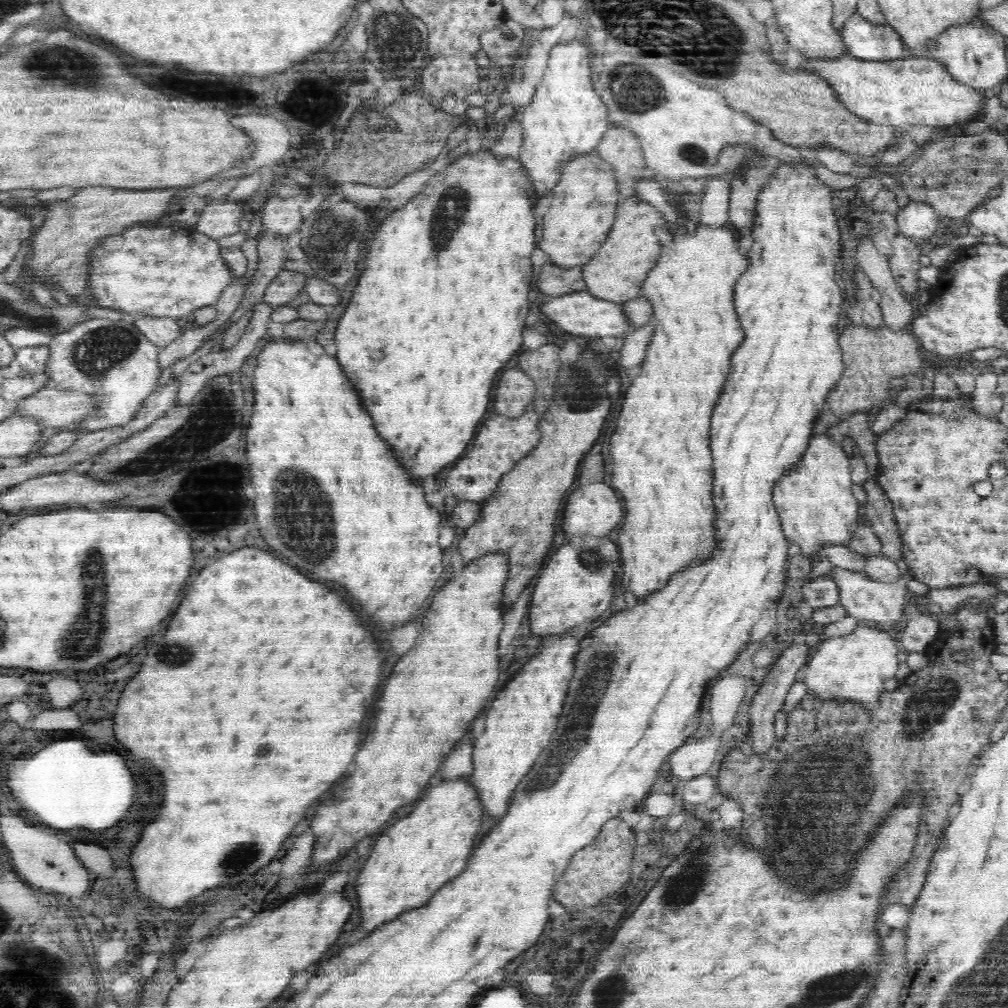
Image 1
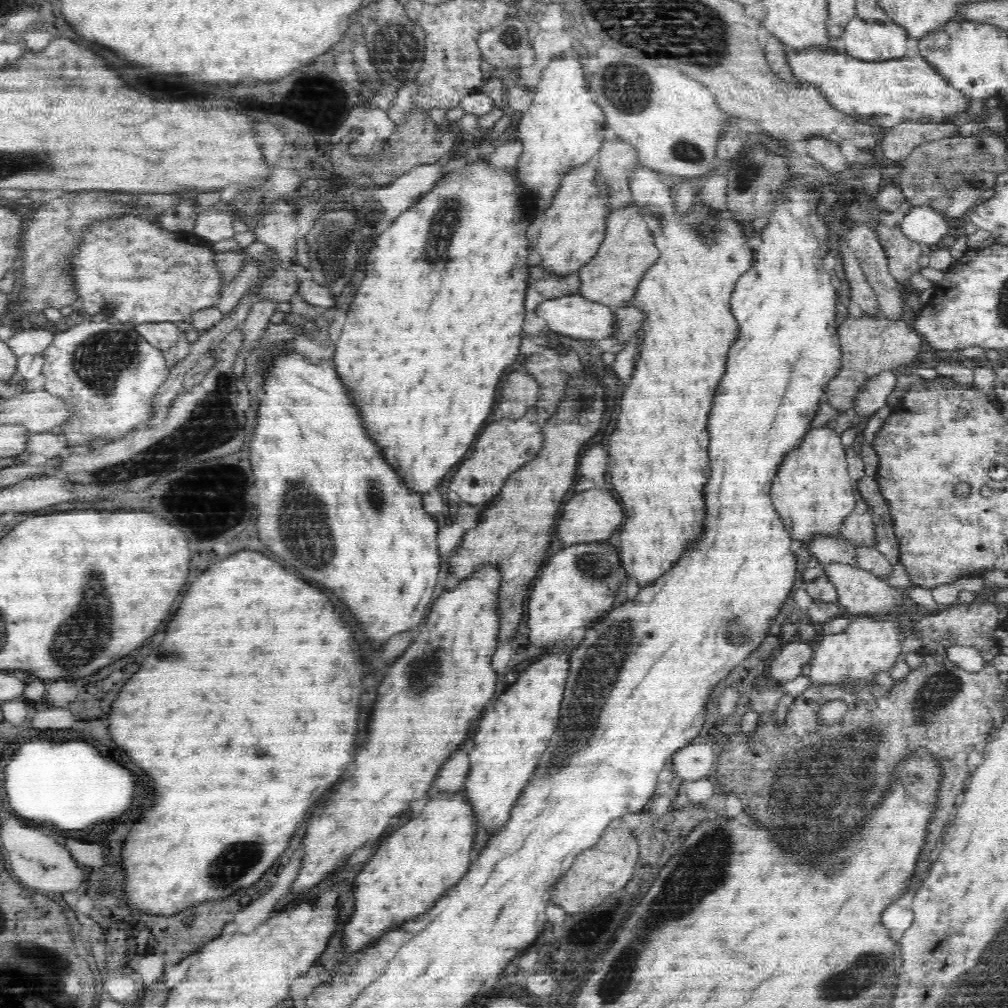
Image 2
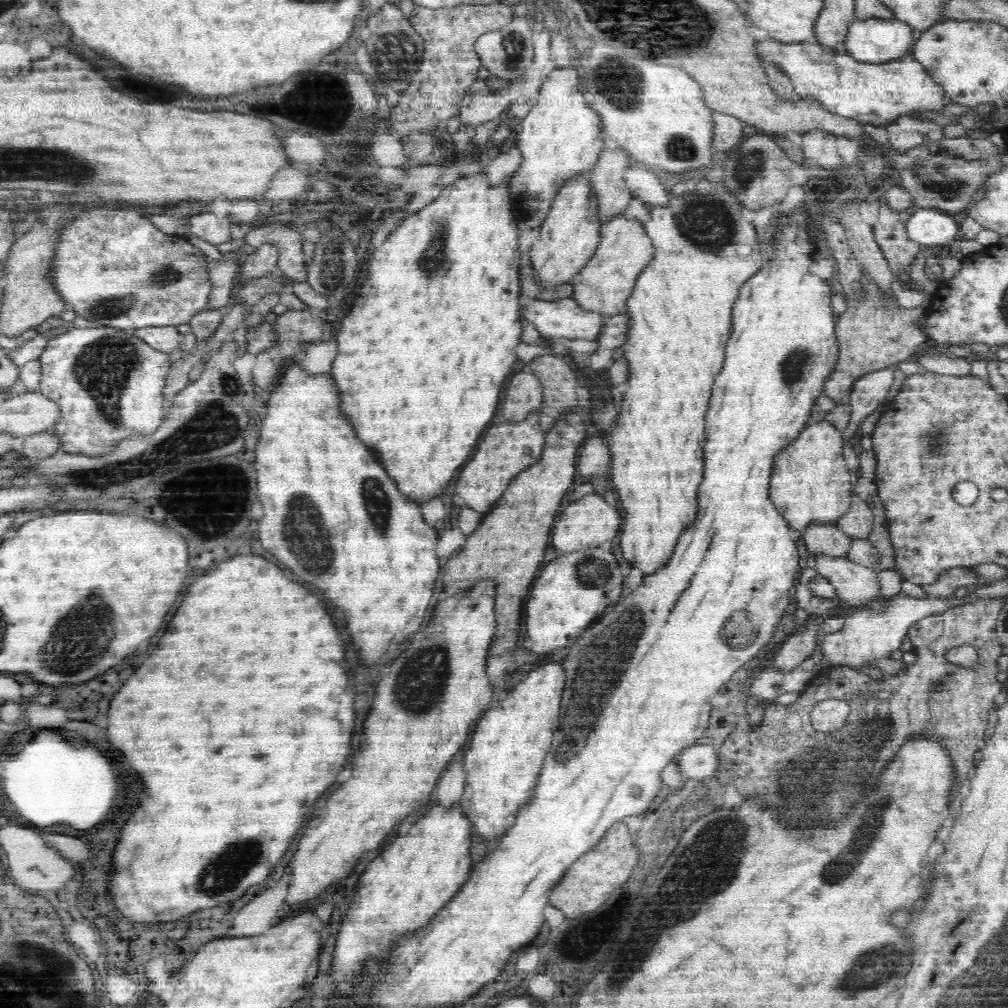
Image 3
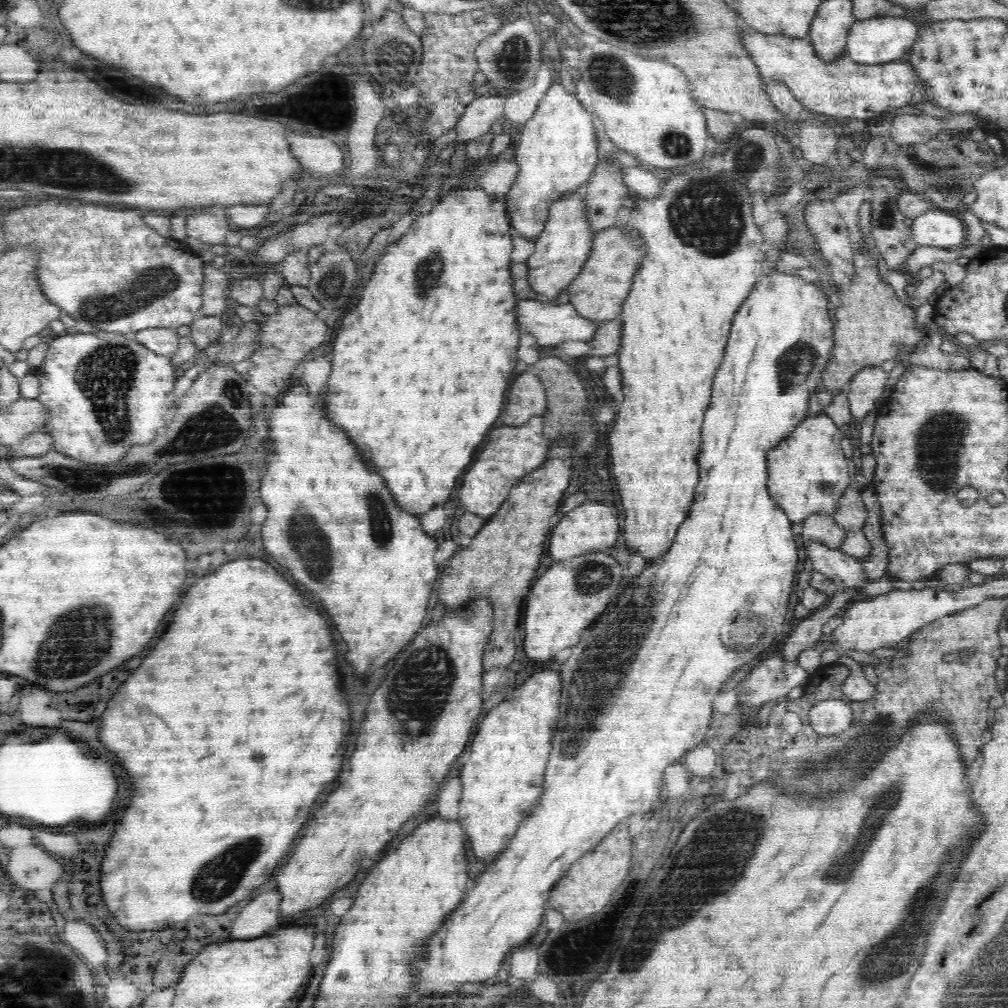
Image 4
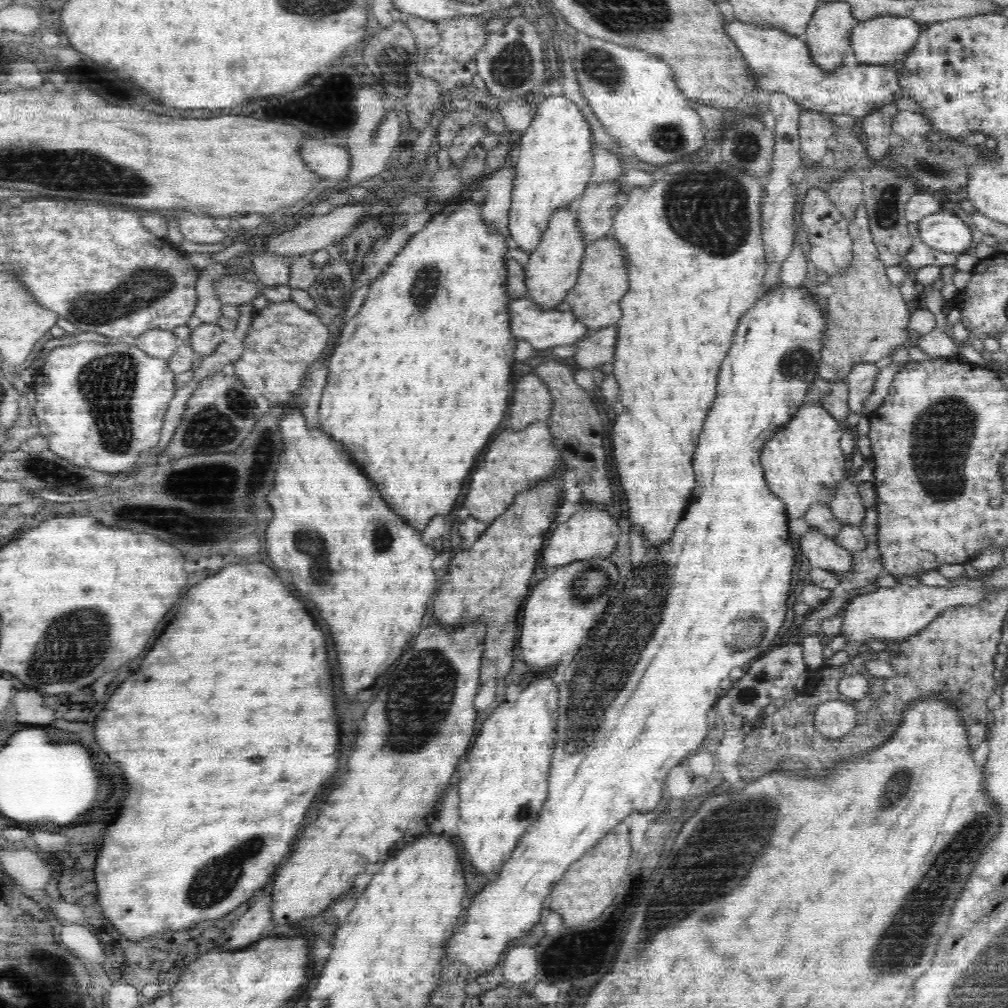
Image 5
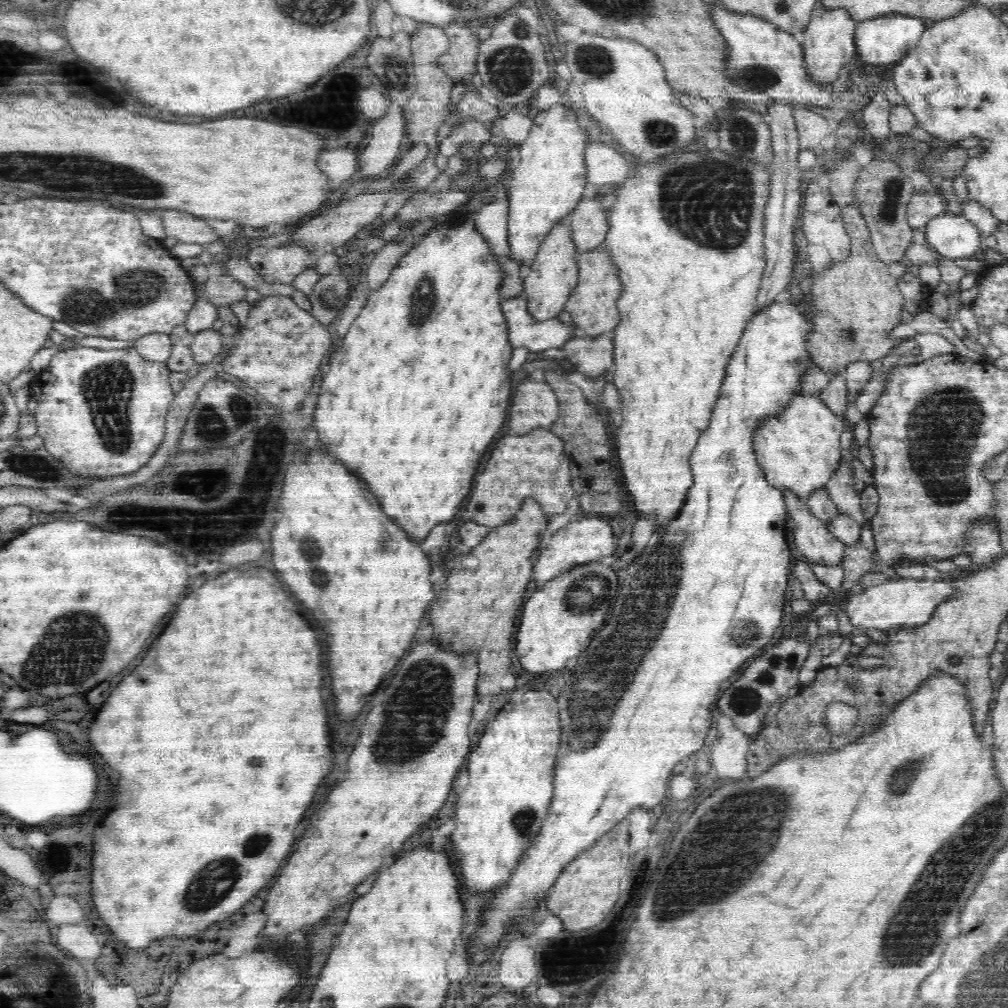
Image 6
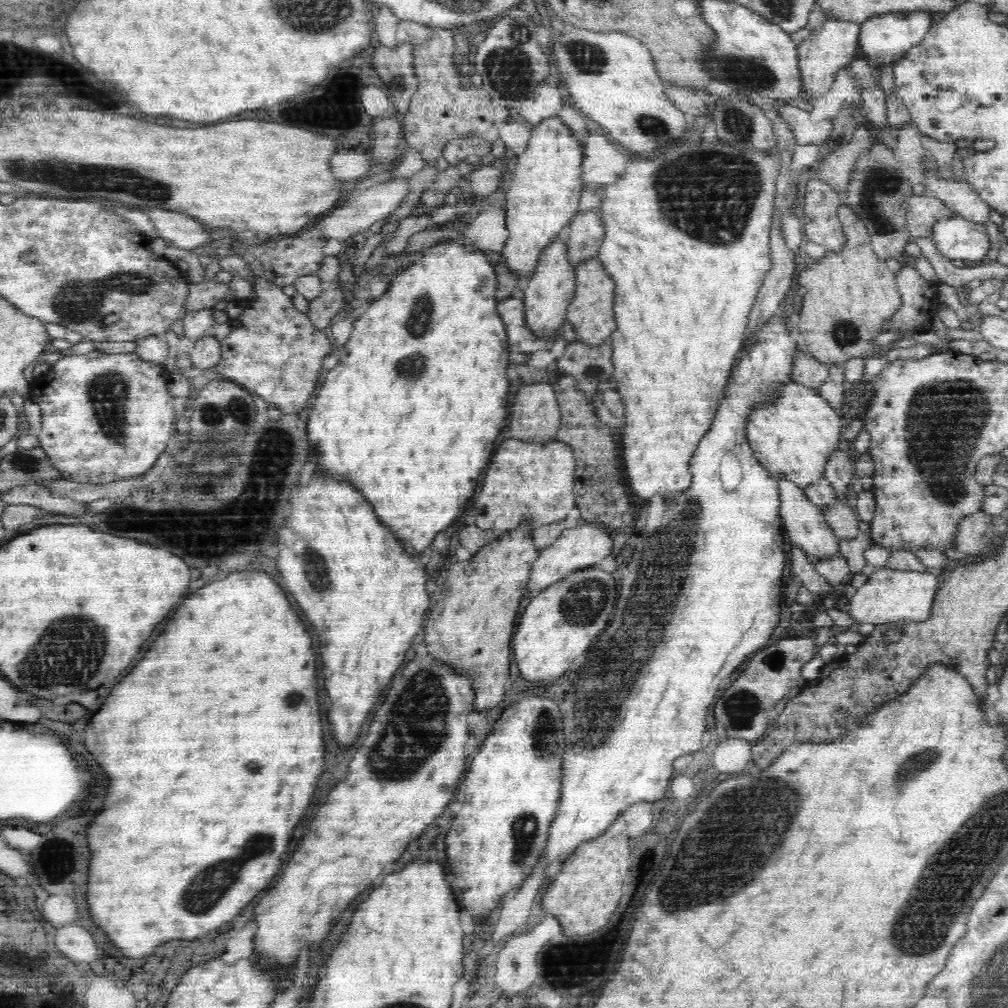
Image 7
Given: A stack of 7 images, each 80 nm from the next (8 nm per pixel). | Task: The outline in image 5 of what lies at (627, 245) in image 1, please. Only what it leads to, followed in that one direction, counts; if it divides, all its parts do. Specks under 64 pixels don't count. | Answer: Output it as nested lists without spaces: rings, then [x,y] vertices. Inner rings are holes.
[[[613,231],[596,238],[586,247],[576,284],[568,290],[565,300],[580,322],[583,322],[592,332],[608,324],[617,324],[620,320],[622,316],[620,300],[628,292],[628,284],[630,284],[628,264],[628,251],[615,238]]]

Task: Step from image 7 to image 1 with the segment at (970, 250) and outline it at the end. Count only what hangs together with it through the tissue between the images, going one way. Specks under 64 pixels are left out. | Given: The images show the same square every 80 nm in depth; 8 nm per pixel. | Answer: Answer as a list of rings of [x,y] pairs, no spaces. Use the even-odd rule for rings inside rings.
[[[911,200],[898,208],[896,222],[900,234],[907,237],[930,237],[937,228],[939,216],[931,203]]]

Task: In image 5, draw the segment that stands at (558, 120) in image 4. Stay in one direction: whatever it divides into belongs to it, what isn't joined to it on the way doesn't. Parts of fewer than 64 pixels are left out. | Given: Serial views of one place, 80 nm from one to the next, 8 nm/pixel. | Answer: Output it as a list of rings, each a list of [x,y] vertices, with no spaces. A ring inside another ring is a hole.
[[[564,94],[542,97],[536,102],[534,118],[519,142],[520,156],[509,208],[509,234],[522,249],[531,252],[541,240],[552,210],[564,202],[579,199],[591,182],[595,143],[586,117]]]

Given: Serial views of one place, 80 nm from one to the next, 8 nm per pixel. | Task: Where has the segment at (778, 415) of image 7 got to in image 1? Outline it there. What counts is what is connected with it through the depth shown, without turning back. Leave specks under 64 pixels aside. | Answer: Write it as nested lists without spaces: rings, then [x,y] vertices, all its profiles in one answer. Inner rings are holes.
[[[815,436],[803,462],[791,475],[778,481],[773,490],[773,503],[779,514],[786,540],[798,544],[804,557],[810,559],[823,553],[827,546],[850,546],[860,524],[860,505],[852,493],[850,459],[828,439]]]

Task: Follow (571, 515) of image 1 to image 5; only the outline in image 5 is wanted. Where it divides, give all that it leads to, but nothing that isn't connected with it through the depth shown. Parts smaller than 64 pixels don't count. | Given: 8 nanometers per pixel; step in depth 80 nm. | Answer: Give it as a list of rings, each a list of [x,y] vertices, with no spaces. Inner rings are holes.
[[[585,504],[568,520],[558,523],[541,552],[546,573],[553,567],[568,564],[578,558],[608,557],[617,547],[618,531],[615,524],[606,507],[596,504]]]

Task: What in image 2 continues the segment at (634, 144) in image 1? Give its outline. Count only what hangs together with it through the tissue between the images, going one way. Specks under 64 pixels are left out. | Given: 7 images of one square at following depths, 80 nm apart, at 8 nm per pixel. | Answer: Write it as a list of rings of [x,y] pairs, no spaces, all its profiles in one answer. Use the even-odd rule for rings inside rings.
[[[610,133],[609,136],[600,145],[600,150],[596,155],[599,162],[600,173],[607,175],[607,182],[611,185],[611,208],[616,210],[633,202],[631,191],[631,180],[635,172],[642,168],[643,163],[640,161],[640,151],[626,138],[620,138],[619,135]]]

